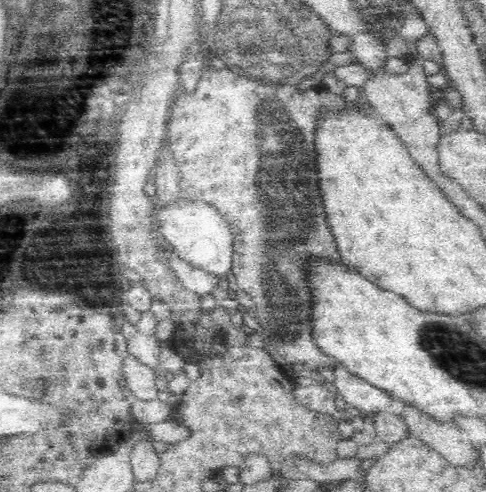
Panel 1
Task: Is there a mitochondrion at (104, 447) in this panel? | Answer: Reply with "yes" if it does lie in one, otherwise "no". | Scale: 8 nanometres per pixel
no

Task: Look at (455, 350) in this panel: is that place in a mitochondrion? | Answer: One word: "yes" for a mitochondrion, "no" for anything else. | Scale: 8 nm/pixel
yes

